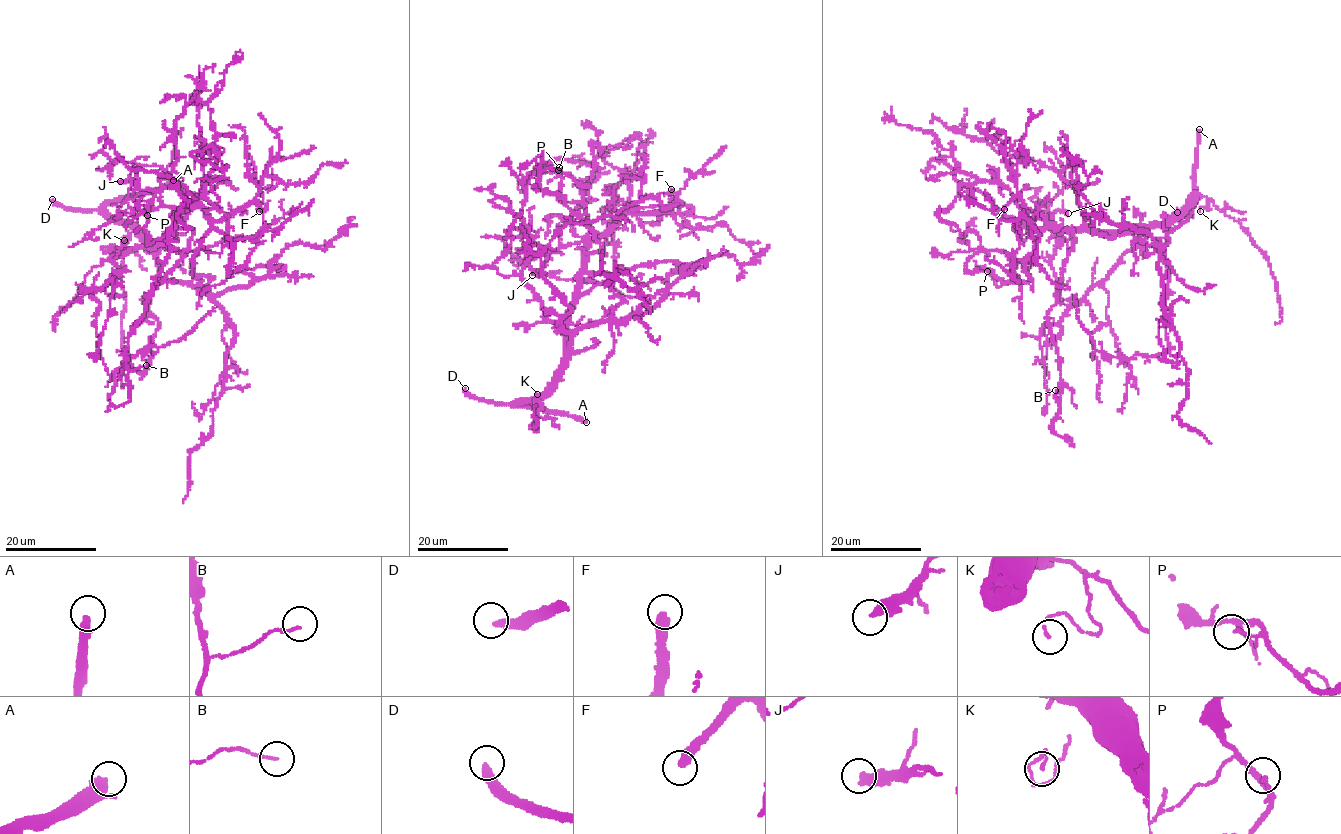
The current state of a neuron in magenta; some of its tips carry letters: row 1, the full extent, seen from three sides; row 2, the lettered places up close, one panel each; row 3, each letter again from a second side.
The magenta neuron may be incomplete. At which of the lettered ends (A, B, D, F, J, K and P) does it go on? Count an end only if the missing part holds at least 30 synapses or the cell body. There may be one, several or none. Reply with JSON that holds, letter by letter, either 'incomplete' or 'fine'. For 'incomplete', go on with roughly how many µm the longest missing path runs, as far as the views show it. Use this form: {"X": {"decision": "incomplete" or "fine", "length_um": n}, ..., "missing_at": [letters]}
{"A": {"decision": "incomplete", "length_um": 200}, "B": {"decision": "fine"}, "D": {"decision": "incomplete", "length_um": 150}, "F": {"decision": "incomplete", "length_um": 40}, "J": {"decision": "fine"}, "K": {"decision": "fine"}, "P": {"decision": "fine"}, "missing_at": ["A", "D", "F"]}

